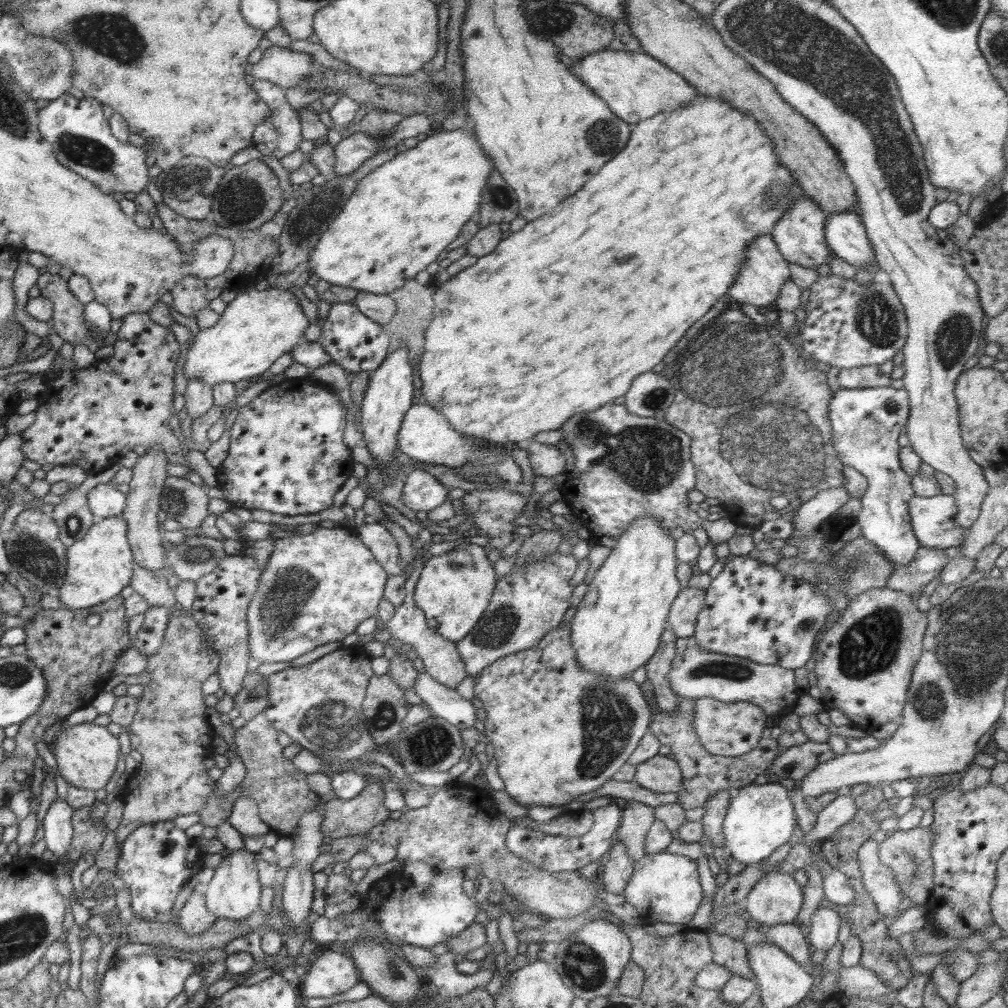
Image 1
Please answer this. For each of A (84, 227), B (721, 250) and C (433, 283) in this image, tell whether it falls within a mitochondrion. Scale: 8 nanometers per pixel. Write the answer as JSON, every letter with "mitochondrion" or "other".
{"A":"other","B":"other","C":"other"}

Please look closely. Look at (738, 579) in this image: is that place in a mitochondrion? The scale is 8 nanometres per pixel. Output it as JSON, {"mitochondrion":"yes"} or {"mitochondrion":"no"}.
{"mitochondrion":"no"}

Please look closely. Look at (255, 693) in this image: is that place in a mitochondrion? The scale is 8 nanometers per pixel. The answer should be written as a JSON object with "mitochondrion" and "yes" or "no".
{"mitochondrion":"yes"}

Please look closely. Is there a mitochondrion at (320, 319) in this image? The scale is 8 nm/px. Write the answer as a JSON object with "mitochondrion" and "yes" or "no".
{"mitochondrion":"no"}

